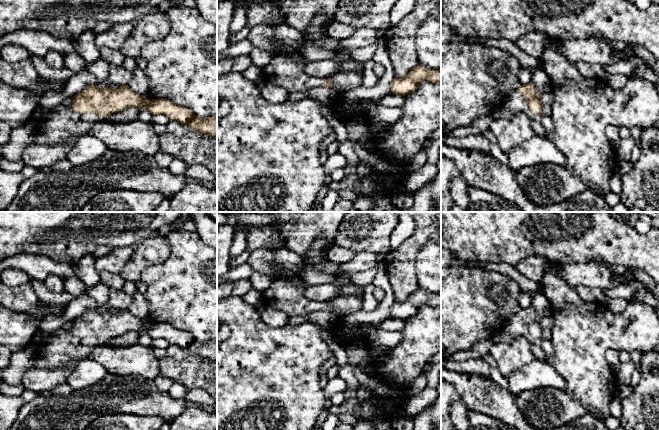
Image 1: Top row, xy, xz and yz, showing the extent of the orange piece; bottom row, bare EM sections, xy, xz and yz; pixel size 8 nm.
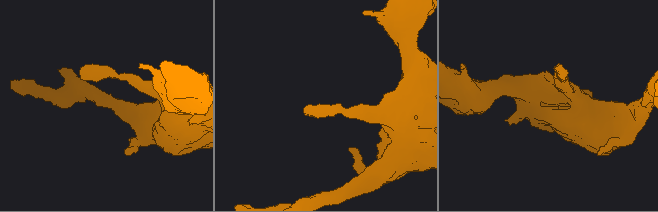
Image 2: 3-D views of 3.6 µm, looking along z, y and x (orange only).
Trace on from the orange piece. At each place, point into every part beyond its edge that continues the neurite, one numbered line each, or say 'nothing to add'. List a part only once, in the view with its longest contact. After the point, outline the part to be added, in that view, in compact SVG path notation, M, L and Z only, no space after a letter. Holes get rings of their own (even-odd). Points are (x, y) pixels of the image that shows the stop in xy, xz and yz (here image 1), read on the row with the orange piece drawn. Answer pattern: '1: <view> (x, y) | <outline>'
1: xy (62, 124) | M59 104L53 108L46 119L35 125L33 142L43 145L69 141L75 137L79 139L88 134L95 122L105 119L96 113L75 112L72 104Z

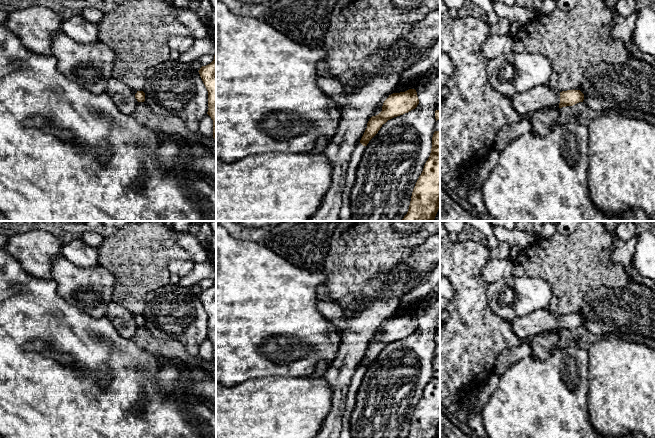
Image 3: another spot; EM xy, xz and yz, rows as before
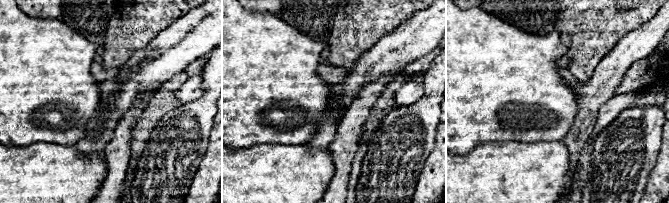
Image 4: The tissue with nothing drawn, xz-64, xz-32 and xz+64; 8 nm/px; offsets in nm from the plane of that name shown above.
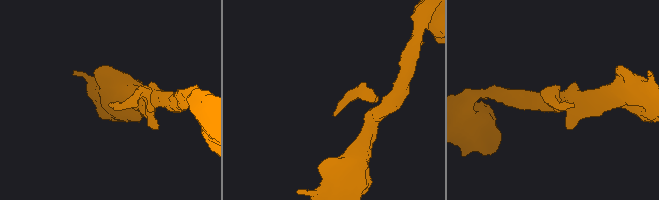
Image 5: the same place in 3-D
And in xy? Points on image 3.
nothing to add

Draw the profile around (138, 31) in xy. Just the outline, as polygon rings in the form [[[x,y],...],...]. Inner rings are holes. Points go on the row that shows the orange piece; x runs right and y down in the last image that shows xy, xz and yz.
[[[127,0],[104,13],[96,24],[99,28],[98,41],[115,52],[112,77],[133,91],[143,90],[149,68],[171,59],[170,37],[191,35],[191,31],[179,21],[176,12],[164,0]]]

